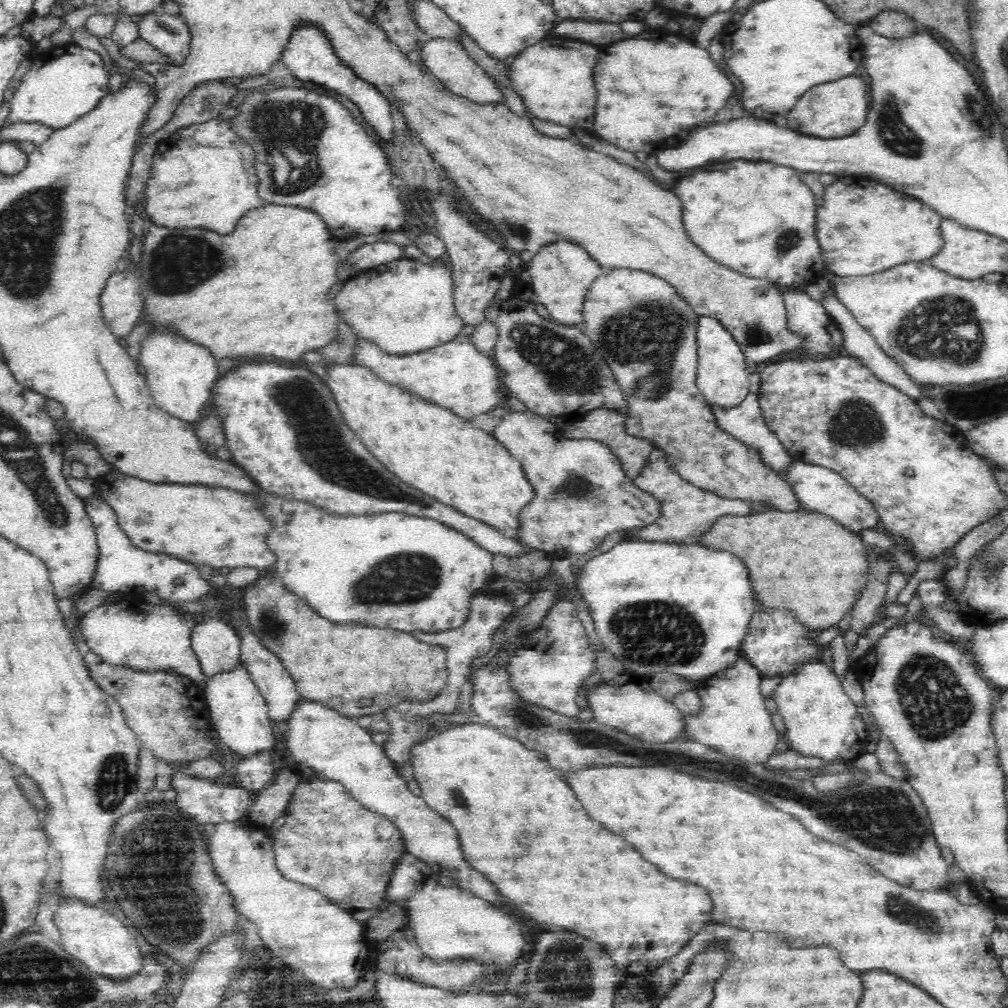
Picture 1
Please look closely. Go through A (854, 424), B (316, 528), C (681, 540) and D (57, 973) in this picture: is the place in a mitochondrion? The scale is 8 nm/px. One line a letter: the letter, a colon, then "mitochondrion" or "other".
A: mitochondrion
B: other
C: other
D: mitochondrion

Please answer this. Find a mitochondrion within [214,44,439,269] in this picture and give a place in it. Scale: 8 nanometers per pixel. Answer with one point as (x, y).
(292, 127)

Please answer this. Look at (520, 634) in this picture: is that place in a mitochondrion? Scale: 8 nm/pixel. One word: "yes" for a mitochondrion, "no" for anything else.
no

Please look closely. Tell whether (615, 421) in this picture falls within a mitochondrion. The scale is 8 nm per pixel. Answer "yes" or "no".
no

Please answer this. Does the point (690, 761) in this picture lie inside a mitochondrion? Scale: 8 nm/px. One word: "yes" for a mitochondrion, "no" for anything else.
no

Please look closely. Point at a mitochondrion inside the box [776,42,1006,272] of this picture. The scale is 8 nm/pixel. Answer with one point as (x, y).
(895, 135)

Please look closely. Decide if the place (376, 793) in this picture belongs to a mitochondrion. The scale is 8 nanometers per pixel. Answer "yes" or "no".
no

